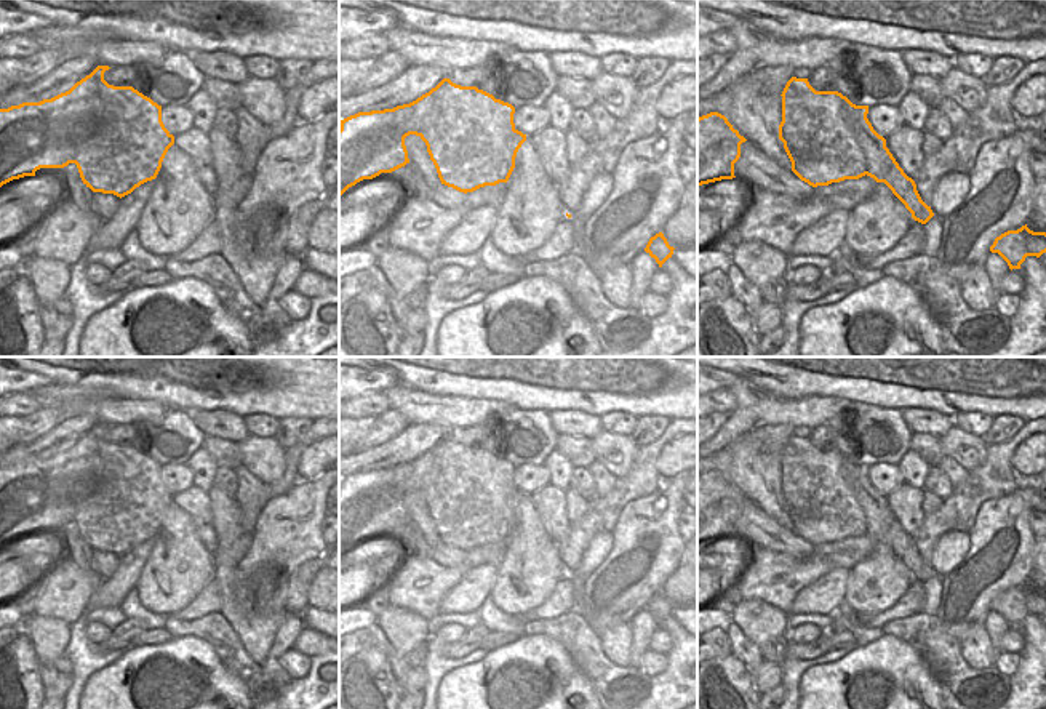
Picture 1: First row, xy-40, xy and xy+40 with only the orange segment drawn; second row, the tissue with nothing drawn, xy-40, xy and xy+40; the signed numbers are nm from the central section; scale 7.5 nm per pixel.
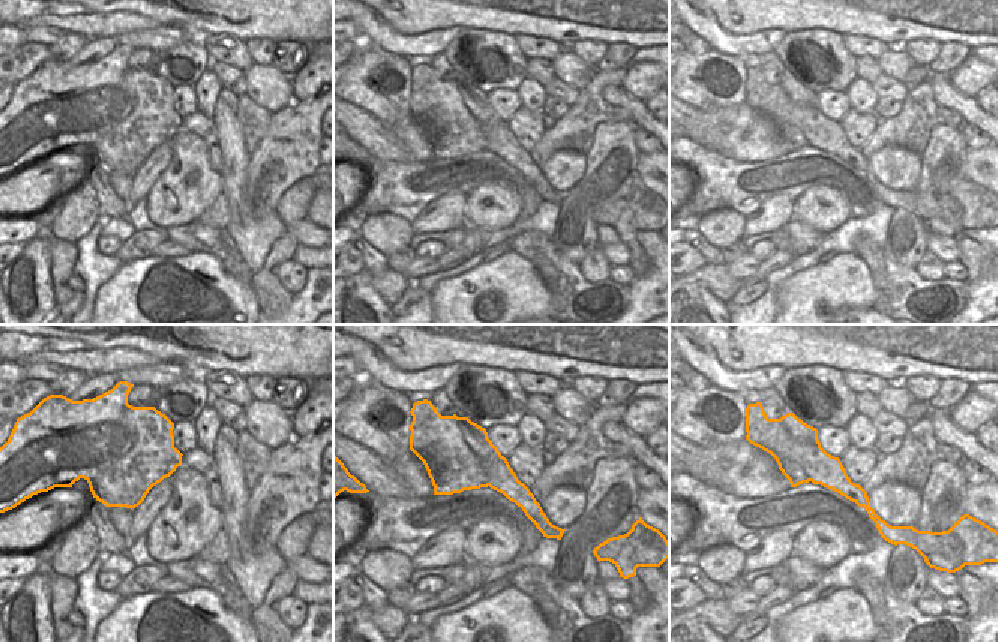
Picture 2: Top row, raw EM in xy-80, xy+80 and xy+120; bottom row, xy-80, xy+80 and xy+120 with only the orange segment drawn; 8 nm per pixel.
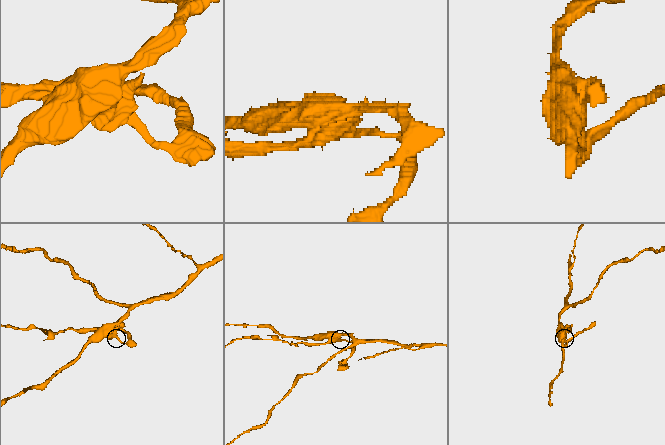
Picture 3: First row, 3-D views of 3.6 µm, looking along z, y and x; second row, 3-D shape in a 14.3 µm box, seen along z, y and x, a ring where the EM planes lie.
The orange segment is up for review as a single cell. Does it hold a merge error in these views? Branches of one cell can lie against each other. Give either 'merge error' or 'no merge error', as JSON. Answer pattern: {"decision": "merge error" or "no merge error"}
{"decision": "merge error"}

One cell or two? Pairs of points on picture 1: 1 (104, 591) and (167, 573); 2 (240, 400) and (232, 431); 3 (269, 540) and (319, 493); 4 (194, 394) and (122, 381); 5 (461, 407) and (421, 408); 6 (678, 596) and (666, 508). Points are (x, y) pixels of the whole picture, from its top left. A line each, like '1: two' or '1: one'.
1: two
2: two
3: one
4: one
5: one
6: two

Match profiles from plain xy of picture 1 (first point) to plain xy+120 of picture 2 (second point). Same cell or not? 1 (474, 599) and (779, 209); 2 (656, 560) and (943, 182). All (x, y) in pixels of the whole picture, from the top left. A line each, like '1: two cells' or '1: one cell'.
1: one cell
2: one cell

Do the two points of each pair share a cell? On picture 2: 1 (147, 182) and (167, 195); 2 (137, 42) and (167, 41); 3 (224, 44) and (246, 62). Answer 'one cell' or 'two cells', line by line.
1: two cells
2: one cell
3: one cell

